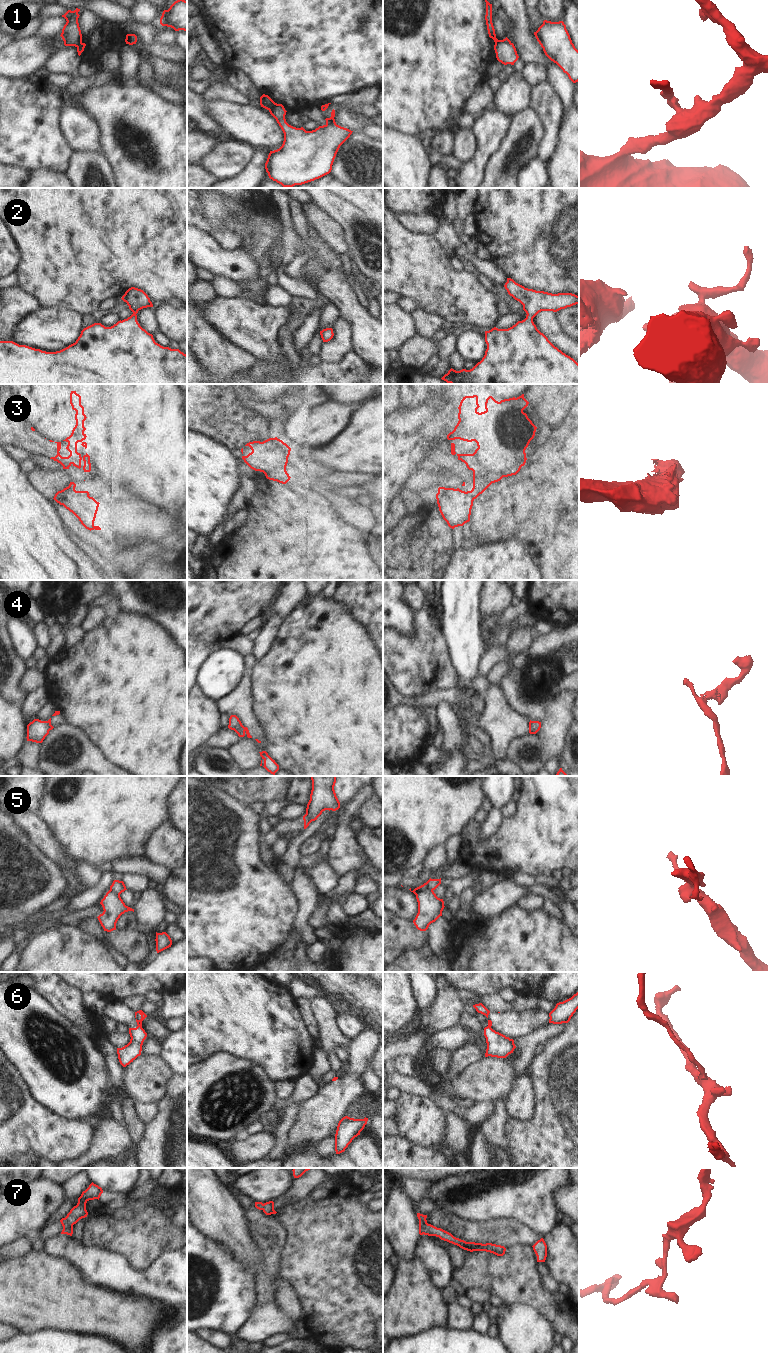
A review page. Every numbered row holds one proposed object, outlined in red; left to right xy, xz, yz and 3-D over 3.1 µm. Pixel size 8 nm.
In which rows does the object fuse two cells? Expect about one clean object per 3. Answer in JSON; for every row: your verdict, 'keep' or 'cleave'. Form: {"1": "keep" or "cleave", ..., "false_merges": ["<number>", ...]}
{"1": "cleave", "2": "keep", "3": "cleave", "4": "cleave", "5": "cleave", "6": "cleave", "7": "keep", "false_merges": ["1", "3", "4", "5", "6"]}

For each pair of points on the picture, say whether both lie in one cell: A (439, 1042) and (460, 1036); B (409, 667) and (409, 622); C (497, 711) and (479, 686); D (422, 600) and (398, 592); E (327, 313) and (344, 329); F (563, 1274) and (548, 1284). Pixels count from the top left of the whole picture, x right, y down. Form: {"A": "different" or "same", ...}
{"A": "same", "B": "different", "C": "different", "D": "different", "E": "different", "F": "different"}

